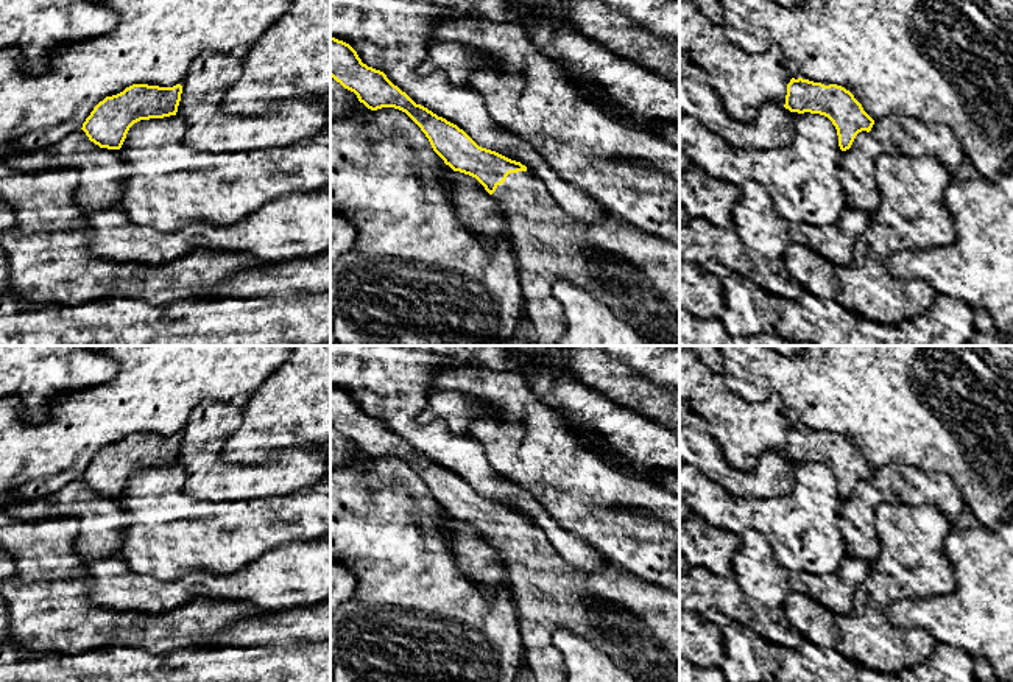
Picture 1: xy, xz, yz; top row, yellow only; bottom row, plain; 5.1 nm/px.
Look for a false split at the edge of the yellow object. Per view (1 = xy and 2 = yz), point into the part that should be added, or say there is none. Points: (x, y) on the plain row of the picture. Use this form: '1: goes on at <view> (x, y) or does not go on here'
1: does not go on here
2: does not go on here

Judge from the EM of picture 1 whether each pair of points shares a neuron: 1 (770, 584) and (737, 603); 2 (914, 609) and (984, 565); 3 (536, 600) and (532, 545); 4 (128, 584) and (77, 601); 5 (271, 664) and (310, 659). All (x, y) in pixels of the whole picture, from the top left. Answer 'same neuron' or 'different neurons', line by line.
1: different neurons
2: same neuron
3: same neuron
4: different neurons
5: same neuron

